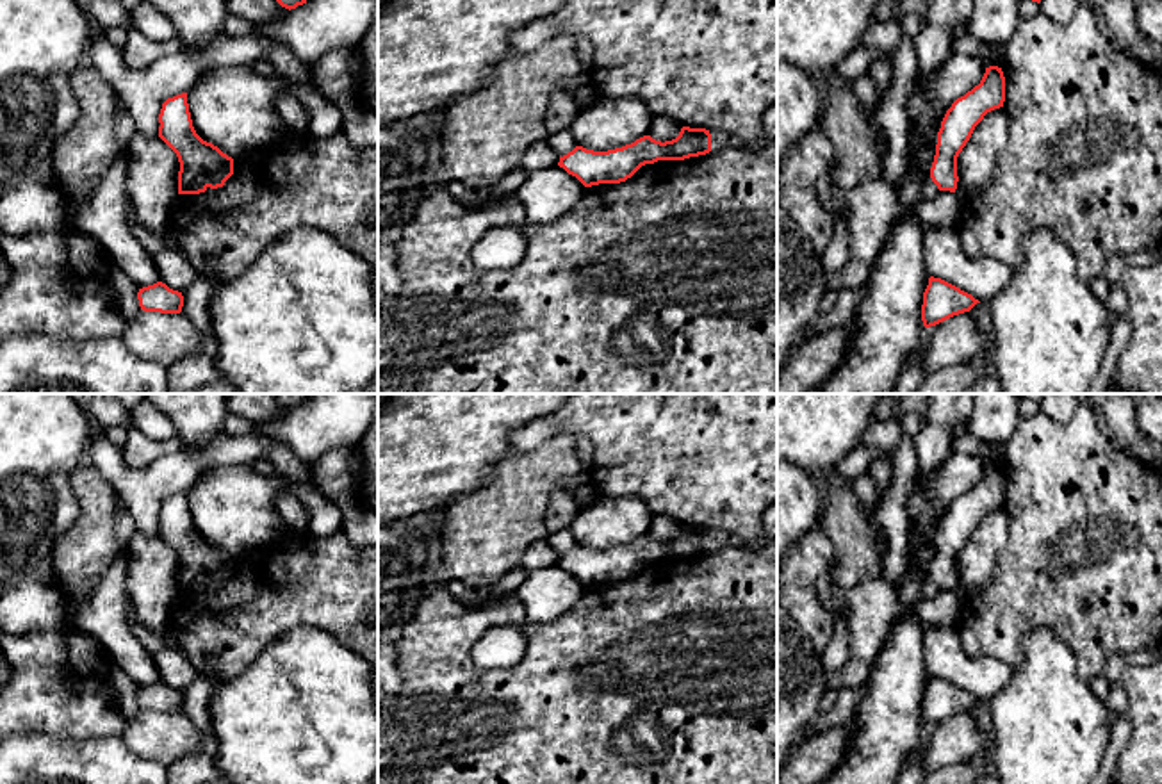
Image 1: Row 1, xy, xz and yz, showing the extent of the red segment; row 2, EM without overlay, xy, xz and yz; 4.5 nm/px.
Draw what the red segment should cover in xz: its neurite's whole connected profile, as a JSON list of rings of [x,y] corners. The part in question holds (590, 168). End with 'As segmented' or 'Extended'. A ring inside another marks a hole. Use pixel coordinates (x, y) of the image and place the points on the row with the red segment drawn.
[[[683,127],[675,139],[665,143],[643,135],[631,144],[608,151],[576,146],[572,151],[560,157],[558,166],[576,176],[585,187],[620,184],[645,164],[684,160],[716,151],[731,143],[731,135],[720,130]]]. Extended

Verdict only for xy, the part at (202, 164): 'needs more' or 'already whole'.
already whole

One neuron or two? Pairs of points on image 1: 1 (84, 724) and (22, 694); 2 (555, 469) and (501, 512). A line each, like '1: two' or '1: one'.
1: one
2: one

